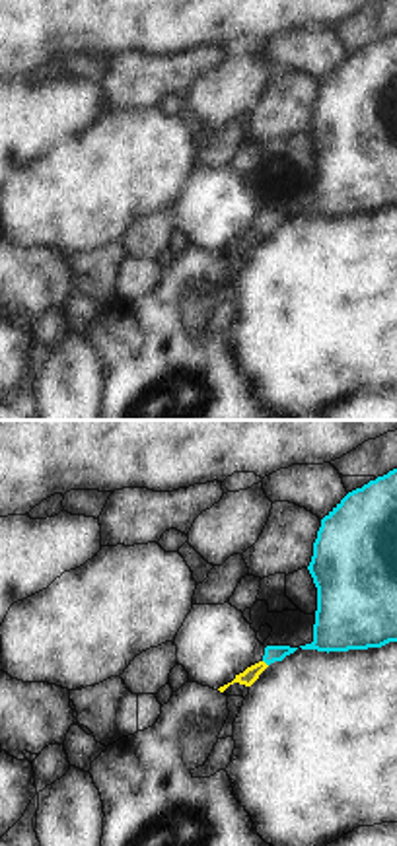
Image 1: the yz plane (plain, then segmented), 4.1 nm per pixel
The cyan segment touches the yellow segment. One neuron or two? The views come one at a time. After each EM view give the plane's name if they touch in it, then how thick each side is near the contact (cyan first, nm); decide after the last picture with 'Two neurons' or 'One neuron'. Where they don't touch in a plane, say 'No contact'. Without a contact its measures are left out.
Touches cyan in yz. Thickness 70 nm (cyan) against 70 nm

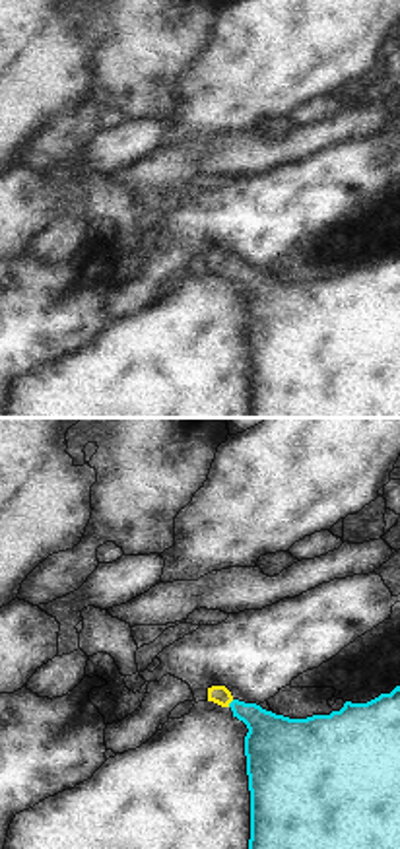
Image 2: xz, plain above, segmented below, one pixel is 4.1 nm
Touches cyan in xz. Thickness 260 nm (cyan) against 80 nm

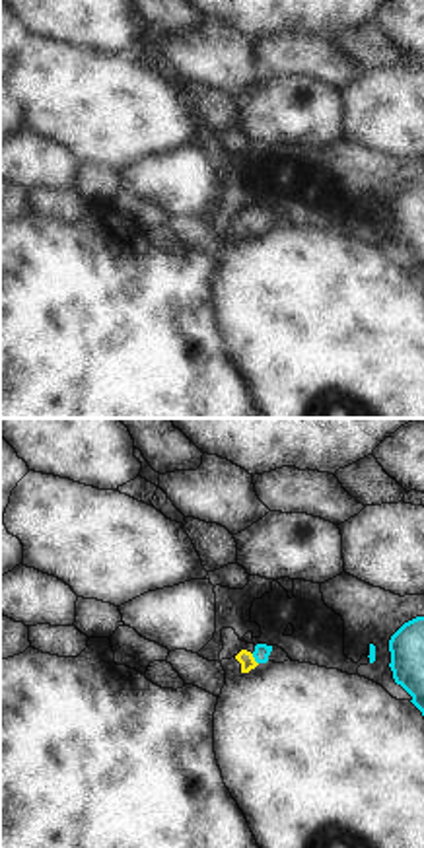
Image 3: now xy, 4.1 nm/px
Touches cyan in xy. Thickness 70 nm (cyan) against 70 nm

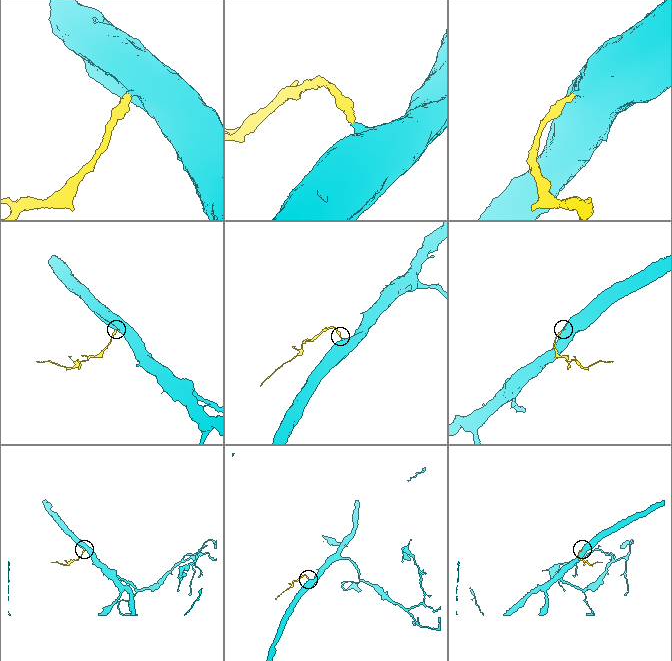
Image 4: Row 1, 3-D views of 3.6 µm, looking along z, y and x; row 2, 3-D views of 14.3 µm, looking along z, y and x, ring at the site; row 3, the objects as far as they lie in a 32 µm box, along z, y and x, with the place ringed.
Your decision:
One neuron

